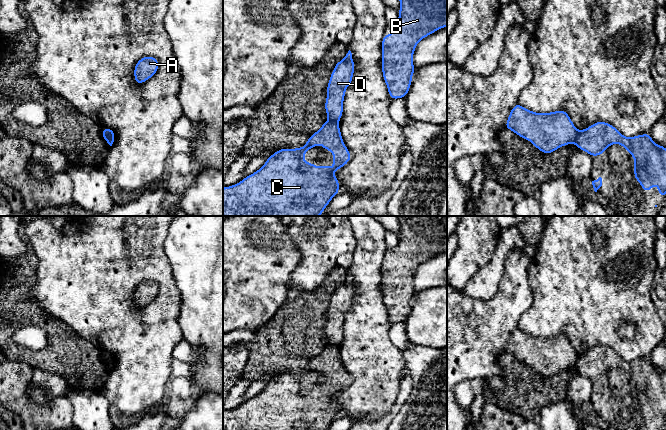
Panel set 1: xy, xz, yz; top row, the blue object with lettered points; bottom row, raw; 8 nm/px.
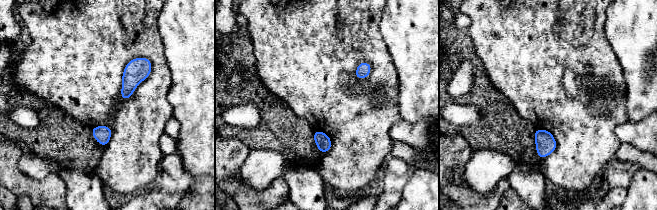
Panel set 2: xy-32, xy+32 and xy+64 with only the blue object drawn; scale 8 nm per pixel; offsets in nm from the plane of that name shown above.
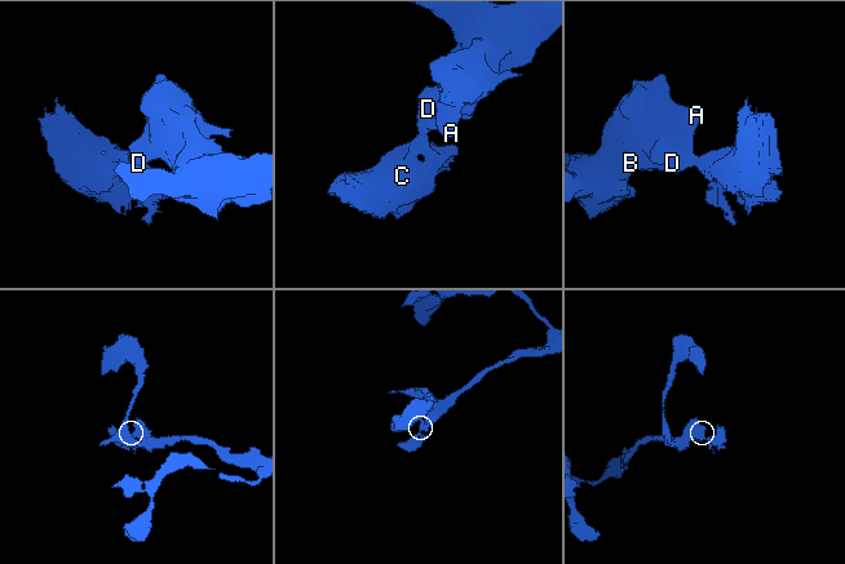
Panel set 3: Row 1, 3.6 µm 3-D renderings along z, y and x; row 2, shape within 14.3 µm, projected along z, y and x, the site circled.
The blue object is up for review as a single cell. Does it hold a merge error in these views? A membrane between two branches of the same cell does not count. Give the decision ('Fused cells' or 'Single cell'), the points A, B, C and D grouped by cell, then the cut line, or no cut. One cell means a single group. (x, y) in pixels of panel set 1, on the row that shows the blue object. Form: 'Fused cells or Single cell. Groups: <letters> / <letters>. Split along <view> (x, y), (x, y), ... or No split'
Fused cells. Groups: A B D / C. Split along xy (102, 130), (113, 139)

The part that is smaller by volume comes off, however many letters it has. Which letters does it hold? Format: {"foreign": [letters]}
{"foreign": ["C"]}

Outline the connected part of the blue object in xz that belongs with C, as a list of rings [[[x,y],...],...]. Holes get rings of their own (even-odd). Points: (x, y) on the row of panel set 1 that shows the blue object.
[[[327,121],[312,134],[302,148],[279,149],[265,164],[239,183],[223,188],[223,216],[320,216],[339,193],[340,183],[334,173],[351,160],[338,122]],[[320,144],[333,152],[333,170],[329,164],[317,167],[304,161],[305,152]]]

